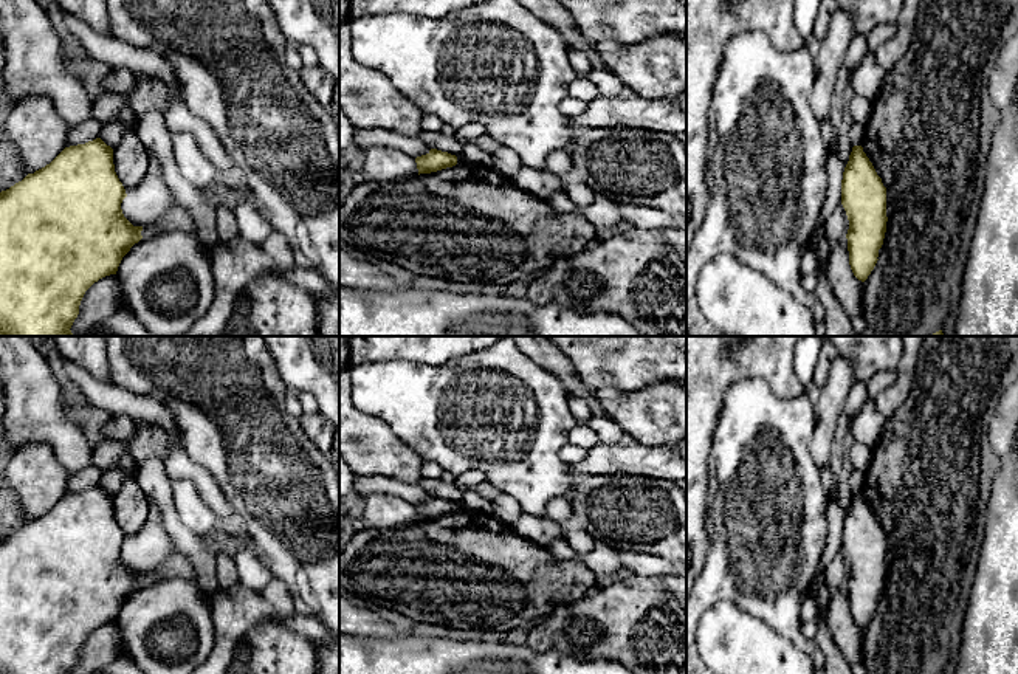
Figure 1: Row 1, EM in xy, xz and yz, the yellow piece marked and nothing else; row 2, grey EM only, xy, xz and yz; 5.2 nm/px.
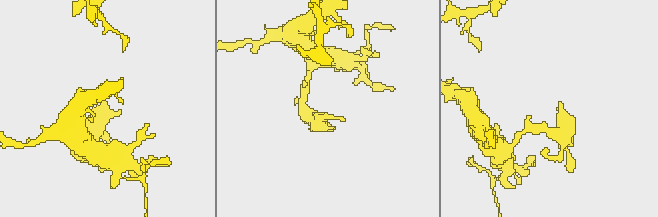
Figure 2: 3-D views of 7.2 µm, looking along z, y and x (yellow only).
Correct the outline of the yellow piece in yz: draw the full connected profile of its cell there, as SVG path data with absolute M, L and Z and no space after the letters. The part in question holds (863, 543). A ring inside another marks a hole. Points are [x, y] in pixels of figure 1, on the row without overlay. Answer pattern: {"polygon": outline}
{"polygon": "M854 493L841 527L841 552L849 567L849 612L865 629L874 617L886 579L886 535L862 493Z"}

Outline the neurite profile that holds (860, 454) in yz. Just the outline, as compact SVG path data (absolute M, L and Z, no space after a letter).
M854 442L849 449L849 459L854 469L866 471L872 457L872 448Z

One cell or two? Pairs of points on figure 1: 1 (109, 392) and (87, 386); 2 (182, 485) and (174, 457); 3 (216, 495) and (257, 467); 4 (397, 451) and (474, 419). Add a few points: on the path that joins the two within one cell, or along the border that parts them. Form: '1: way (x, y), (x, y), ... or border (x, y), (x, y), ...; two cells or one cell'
1: way (104, 392), (92, 388); one cell
2: border (172, 477), (186, 477), (206, 502); two cells
3: border (196, 464), (216, 481), (240, 521); two cells
4: border (383, 422), (423, 459); two cells

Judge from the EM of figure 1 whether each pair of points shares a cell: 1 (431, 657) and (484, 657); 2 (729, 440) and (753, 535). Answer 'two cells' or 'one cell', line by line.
1: one cell
2: one cell

